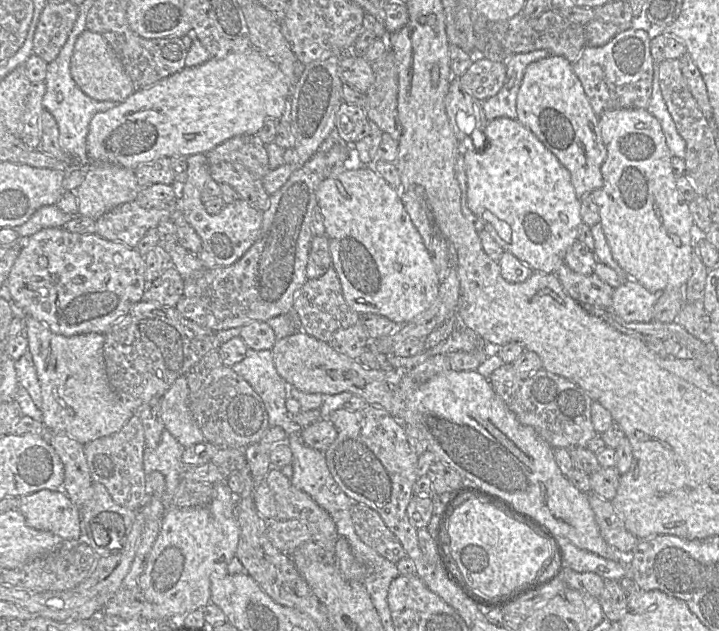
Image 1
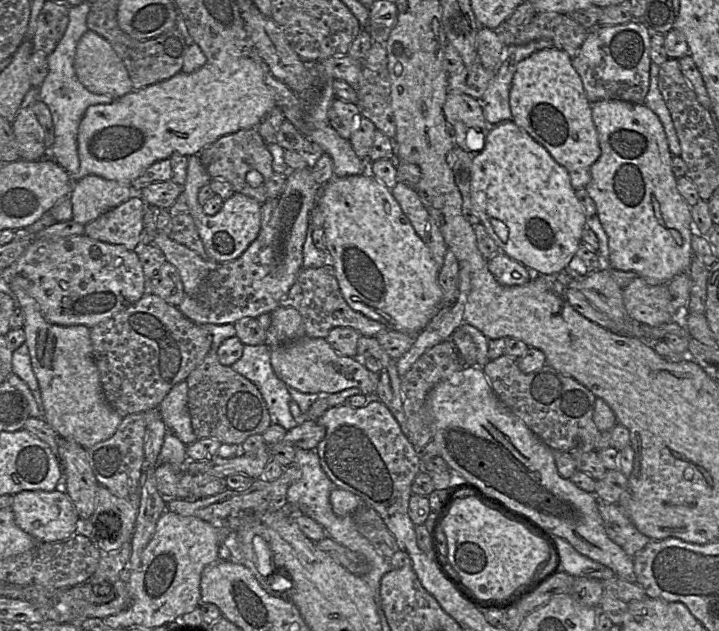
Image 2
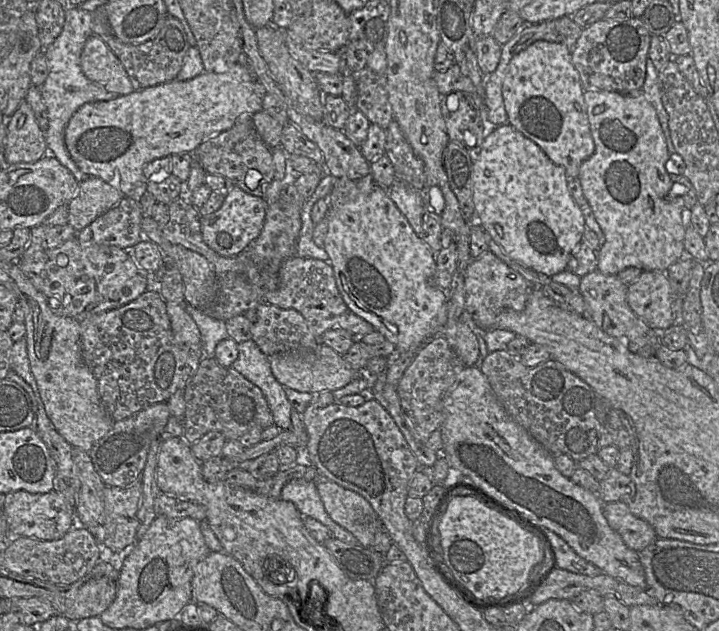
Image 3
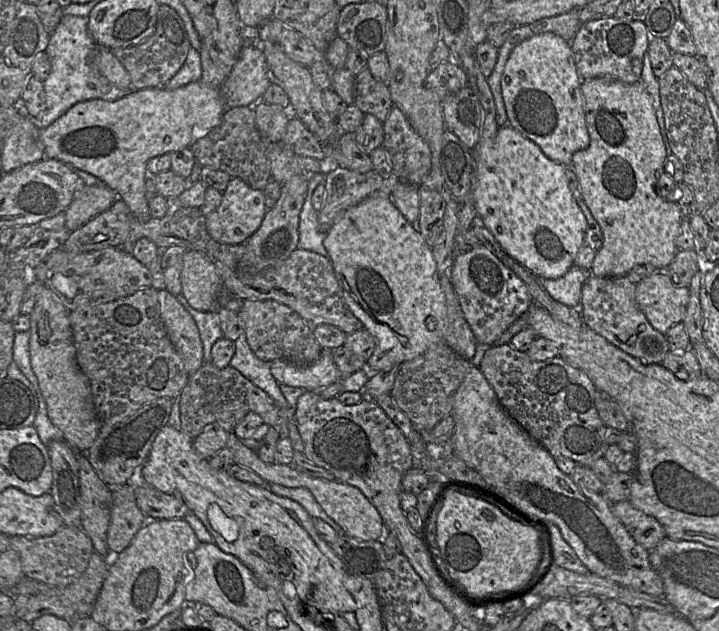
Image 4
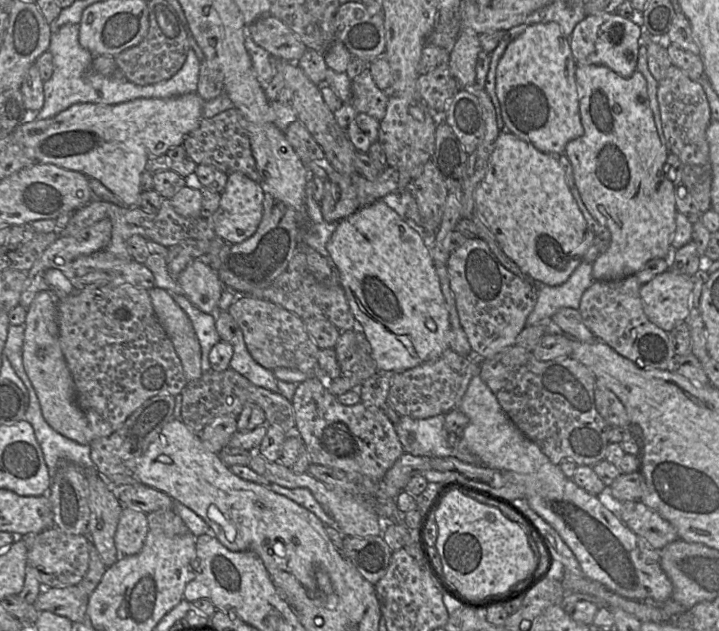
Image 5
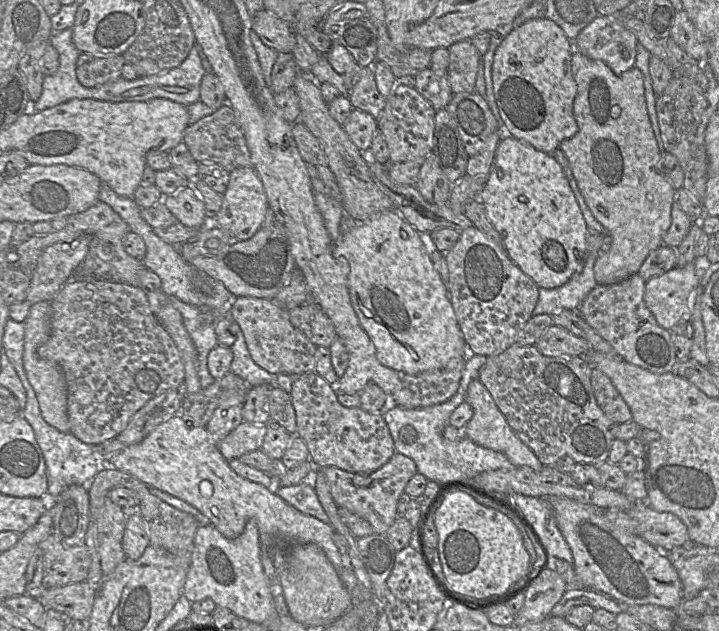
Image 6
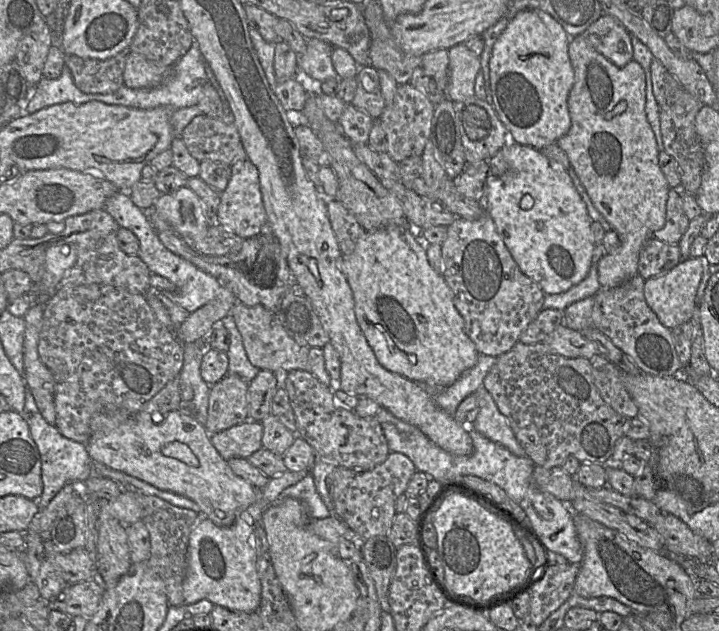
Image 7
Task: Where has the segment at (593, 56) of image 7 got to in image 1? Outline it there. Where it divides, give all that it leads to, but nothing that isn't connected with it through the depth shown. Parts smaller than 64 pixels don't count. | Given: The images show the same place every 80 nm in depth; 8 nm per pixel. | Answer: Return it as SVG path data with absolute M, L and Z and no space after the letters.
M643 108L613 109L598 116L607 156L601 166L603 184L591 196L598 205L600 224L611 255L626 273L650 292L660 293L666 287L684 288L691 275L691 228L694 221L689 203L676 186L678 177L674 175L671 165L673 155L667 146L661 124Z

